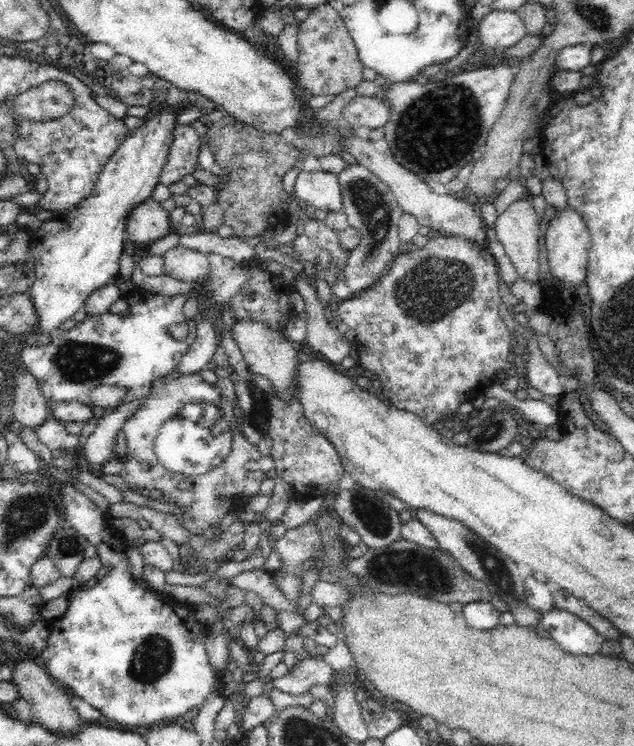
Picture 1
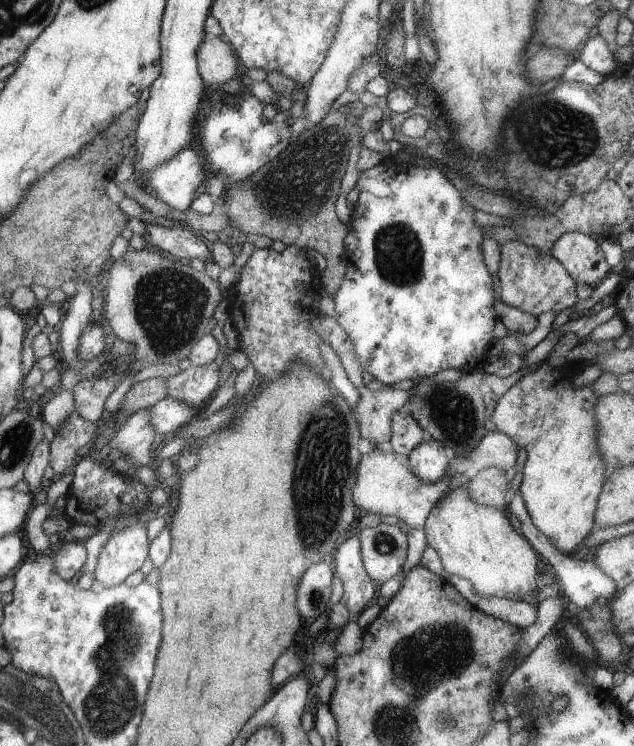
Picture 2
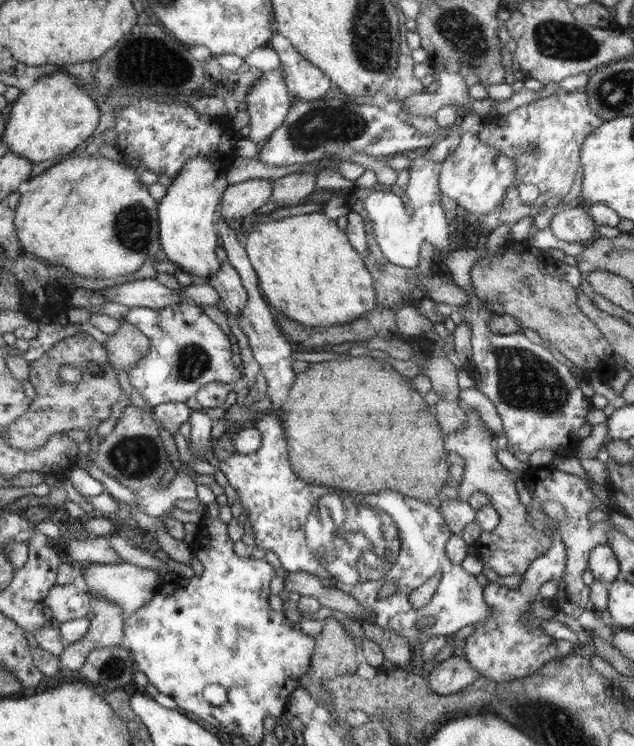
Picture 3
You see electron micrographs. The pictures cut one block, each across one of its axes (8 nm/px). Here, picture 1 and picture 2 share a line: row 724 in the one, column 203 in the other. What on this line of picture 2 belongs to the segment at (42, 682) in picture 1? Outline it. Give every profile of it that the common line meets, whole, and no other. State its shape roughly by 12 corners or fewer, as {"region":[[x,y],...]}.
{"region":[[207,36],[197,61],[208,87],[239,78],[240,57],[223,37]]}

